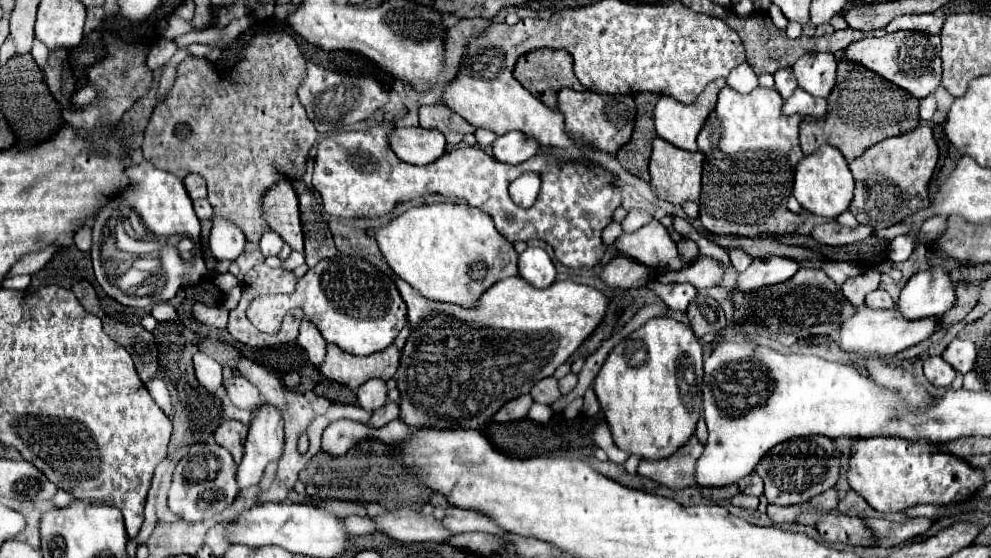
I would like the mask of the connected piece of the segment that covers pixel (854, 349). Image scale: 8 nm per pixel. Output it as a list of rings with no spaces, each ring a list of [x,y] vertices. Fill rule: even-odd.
[[[860,306],[858,314],[844,322],[840,328],[840,346],[844,352],[856,356],[856,358],[886,358],[892,354],[898,354],[926,338],[930,338],[938,330],[940,318],[922,318],[918,322],[908,322],[908,318],[902,318],[898,314],[898,308],[890,310],[870,310],[868,306]]]

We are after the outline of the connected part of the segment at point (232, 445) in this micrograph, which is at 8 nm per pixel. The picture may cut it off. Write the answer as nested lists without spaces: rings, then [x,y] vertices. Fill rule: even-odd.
[[[226,420],[218,426],[218,430],[214,432],[214,438],[220,446],[224,446],[234,456],[234,462],[238,464],[244,454],[246,434],[248,434],[248,426],[244,426],[238,420]]]

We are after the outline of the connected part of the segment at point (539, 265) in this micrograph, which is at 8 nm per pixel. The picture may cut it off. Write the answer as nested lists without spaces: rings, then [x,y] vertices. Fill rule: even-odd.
[[[528,246],[518,256],[518,270],[524,280],[536,288],[548,288],[556,280],[556,268],[546,250]]]

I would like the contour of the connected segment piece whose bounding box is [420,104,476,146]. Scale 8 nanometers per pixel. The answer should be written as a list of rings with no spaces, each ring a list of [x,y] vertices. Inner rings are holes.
[[[442,104],[422,106],[420,108],[420,126],[440,130],[446,136],[448,144],[452,144],[452,146],[460,144],[464,134],[476,130],[472,124],[468,124],[464,118],[460,118],[458,114],[454,114],[450,108],[446,108]]]

